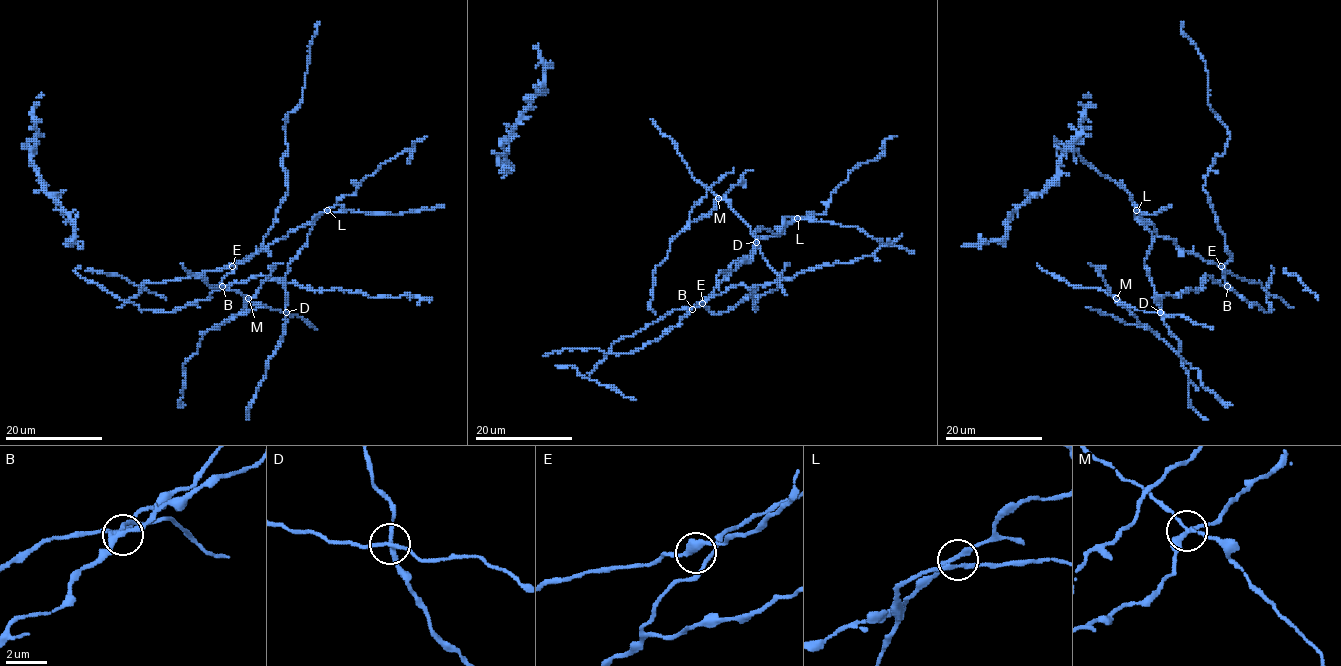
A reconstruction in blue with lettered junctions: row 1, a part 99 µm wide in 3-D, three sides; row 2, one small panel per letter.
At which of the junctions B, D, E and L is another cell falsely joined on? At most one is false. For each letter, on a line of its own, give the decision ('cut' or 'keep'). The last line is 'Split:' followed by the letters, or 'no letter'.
B: keep
D: cut
E: keep
L: keep
Split: D

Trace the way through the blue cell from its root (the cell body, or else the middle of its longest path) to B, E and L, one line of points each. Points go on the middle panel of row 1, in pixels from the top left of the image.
B: (757, 228), (778, 234), (785, 226), (777, 236), (761, 237), (749, 255), (730, 266), (705, 305), (692, 309)
E: (757, 228), (778, 234), (785, 226), (777, 236), (761, 237), (755, 249), (730, 266), (702, 303)
L: (757, 228), (763, 227), (778, 234), (784, 225), (797, 218)

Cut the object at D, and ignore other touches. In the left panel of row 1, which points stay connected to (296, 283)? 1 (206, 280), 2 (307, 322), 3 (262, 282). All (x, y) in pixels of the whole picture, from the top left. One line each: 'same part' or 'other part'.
1: other part
2: other part
3: other part

